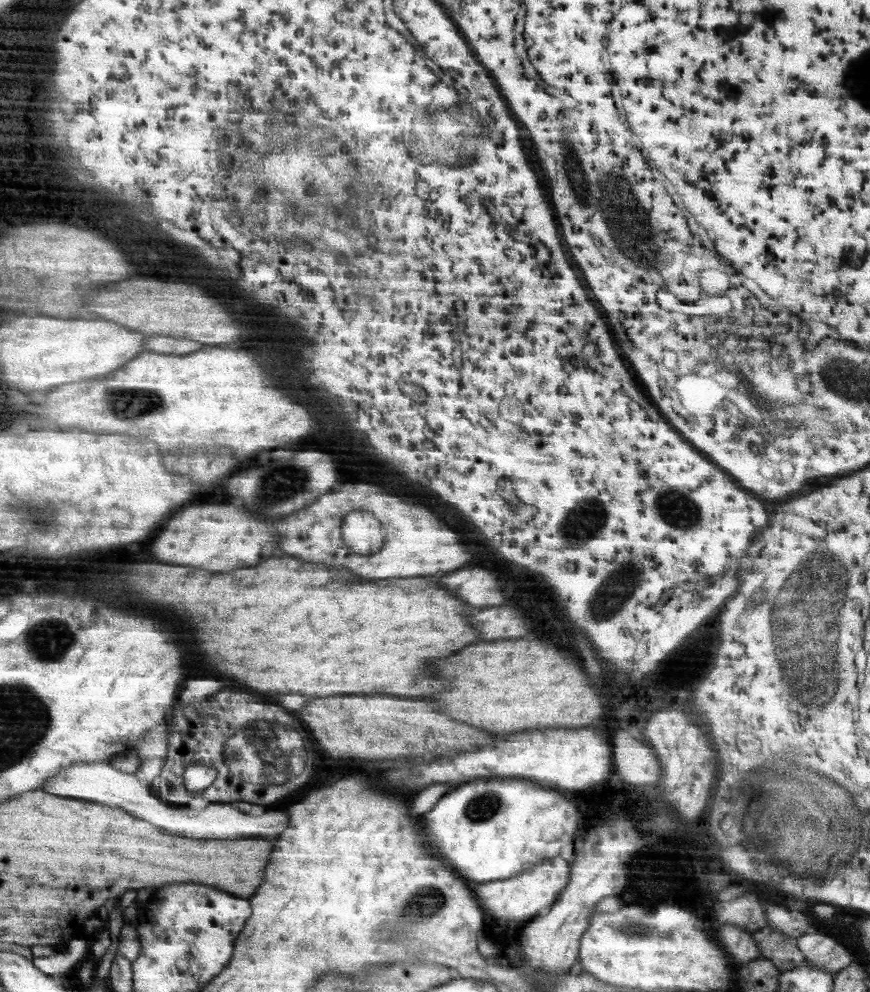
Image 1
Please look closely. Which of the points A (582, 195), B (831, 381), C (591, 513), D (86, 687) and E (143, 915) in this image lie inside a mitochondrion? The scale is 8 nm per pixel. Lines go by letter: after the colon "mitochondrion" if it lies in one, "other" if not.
A: other
B: other
C: mitochondrion
D: other
E: other

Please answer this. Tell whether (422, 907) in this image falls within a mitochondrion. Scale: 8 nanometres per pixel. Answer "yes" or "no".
yes

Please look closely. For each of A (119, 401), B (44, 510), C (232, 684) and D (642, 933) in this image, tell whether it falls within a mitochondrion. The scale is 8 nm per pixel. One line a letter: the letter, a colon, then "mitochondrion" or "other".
A: mitochondrion
B: mitochondrion
C: other
D: mitochondrion

